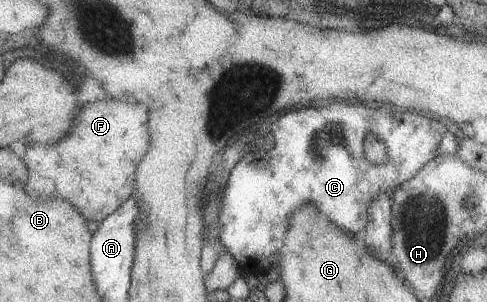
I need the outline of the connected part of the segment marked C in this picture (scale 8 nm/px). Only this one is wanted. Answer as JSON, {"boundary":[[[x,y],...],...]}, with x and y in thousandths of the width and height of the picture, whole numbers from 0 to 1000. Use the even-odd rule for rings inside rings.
{"boundary":[[[684,334],[684,341],[655,341],[655,348],[639,348],[639,354],[628,351],[622,361],[610,361],[610,368],[589,368],[581,387],[573,387],[554,417],[554,440],[561,450],[563,474],[561,487],[552,500],[534,493],[524,503],[513,503],[503,513],[480,546],[466,583],[464,619],[466,619],[466,652],[458,639],[458,659],[454,659],[454,685],[450,685],[450,798],[454,811],[470,834],[470,844],[493,877],[499,897],[507,907],[526,911],[538,907],[540,901],[552,897],[552,891],[565,891],[569,877],[569,851],[565,851],[565,825],[569,825],[569,798],[565,785],[577,785],[577,772],[585,772],[589,758],[589,705],[602,699],[602,685],[610,685],[614,672],[643,672],[680,738],[688,738],[688,752],[700,752],[708,772],[721,772],[729,778],[749,758],[749,742],[754,738],[754,679],[766,666],[768,652],[774,652],[782,632],[786,639],[801,639],[819,619],[823,606],[840,599],[852,586],[852,573],[877,540],[885,533],[889,520],[897,513],[897,487],[901,487],[901,464],[912,450],[914,427],[906,440],[906,414],[889,394],[873,394],[864,387],[864,374],[852,368],[836,368],[815,351],[793,351],[782,361],[762,361],[762,354],[745,354],[745,348],[713,348],[713,341],[700,341],[700,334]],[[766,440],[778,467],[791,474],[791,493],[795,493],[795,536],[786,546],[766,546],[758,533],[749,533],[745,520],[745,460]]]}

